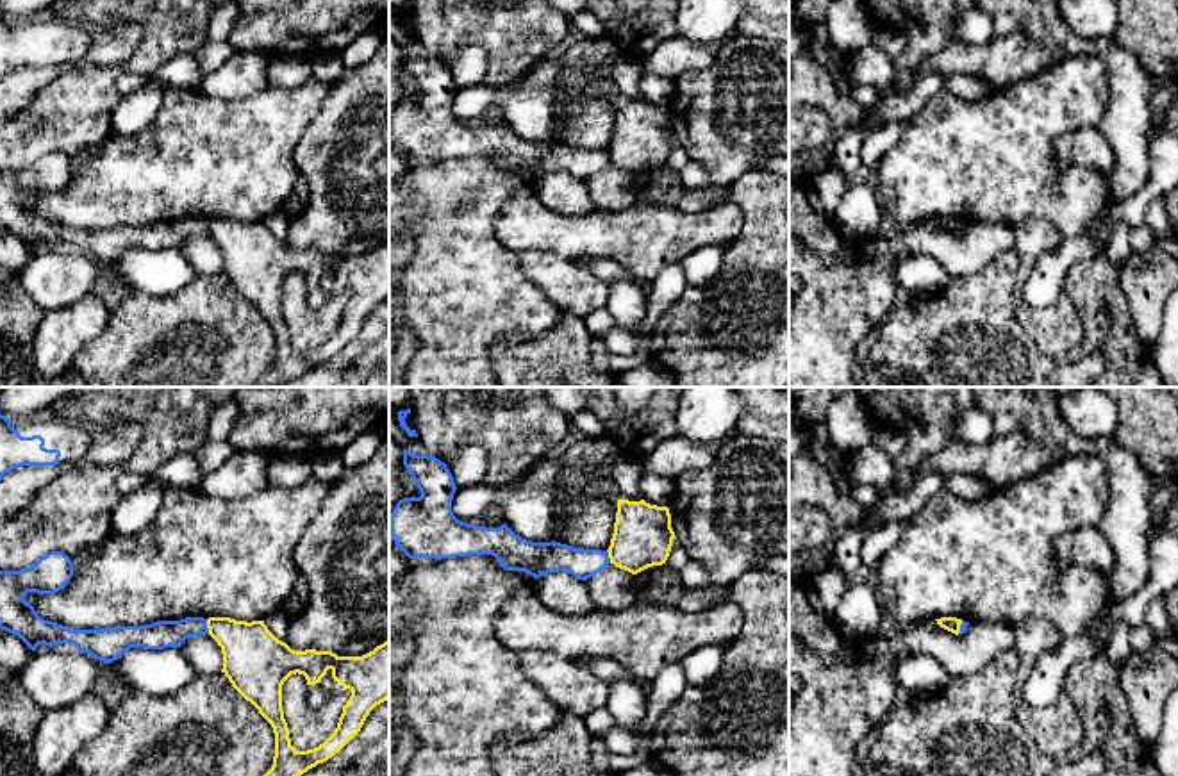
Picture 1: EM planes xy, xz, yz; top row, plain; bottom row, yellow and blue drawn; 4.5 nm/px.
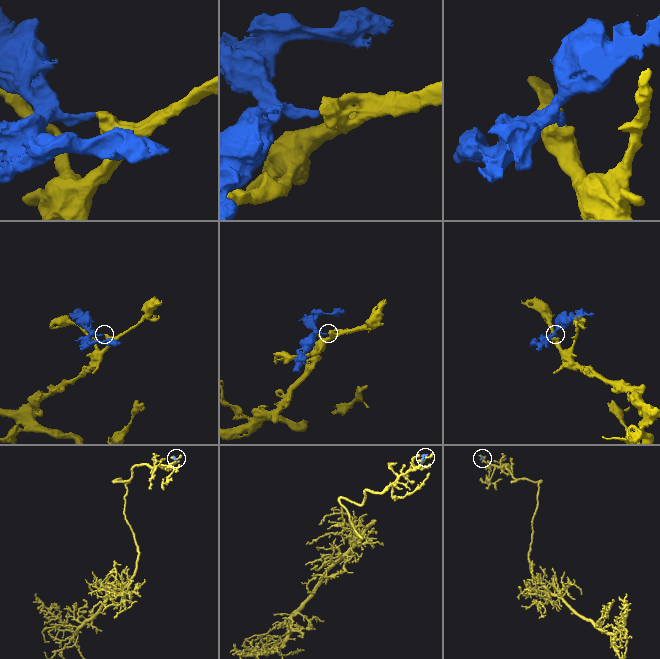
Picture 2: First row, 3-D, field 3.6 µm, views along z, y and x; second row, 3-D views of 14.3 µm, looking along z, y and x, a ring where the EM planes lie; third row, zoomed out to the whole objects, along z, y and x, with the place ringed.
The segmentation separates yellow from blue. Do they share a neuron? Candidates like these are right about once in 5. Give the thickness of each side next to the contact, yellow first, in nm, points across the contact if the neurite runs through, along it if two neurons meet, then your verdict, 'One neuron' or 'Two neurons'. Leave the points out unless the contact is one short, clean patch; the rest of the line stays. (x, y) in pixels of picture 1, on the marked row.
Thickness 280 nm (yellow) against 130 nm. Boundary: xy (206, 619), (209, 632). Two neurons

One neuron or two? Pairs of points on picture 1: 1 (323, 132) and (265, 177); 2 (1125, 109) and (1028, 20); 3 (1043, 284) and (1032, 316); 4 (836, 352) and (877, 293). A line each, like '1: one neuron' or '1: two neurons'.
1: two neurons
2: one neuron
3: two neurons
4: one neuron

